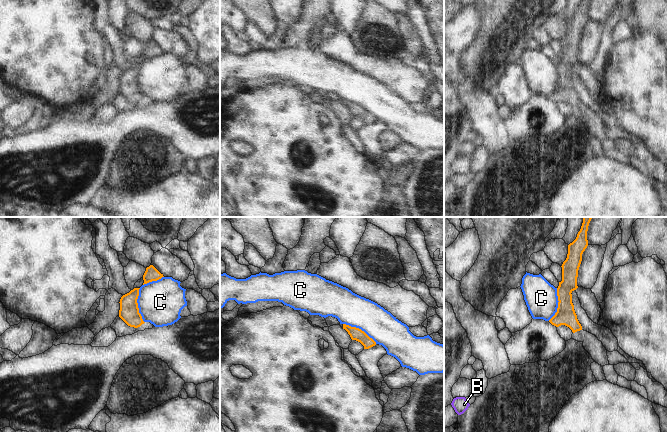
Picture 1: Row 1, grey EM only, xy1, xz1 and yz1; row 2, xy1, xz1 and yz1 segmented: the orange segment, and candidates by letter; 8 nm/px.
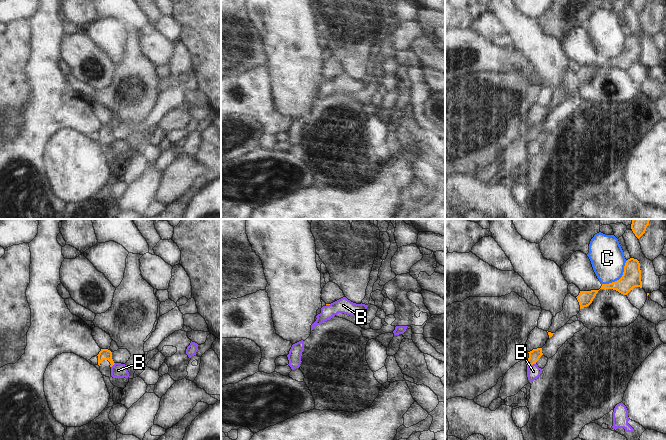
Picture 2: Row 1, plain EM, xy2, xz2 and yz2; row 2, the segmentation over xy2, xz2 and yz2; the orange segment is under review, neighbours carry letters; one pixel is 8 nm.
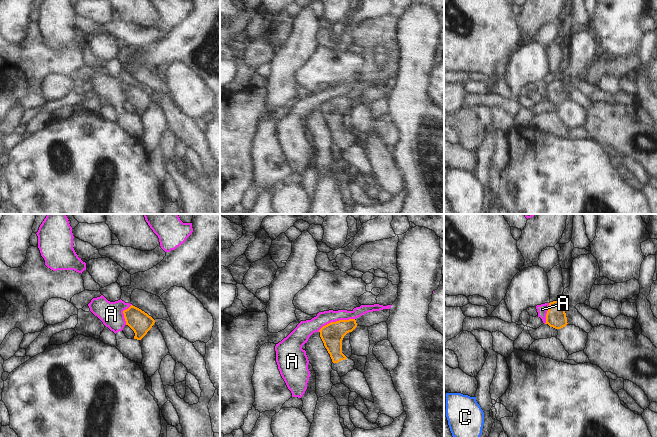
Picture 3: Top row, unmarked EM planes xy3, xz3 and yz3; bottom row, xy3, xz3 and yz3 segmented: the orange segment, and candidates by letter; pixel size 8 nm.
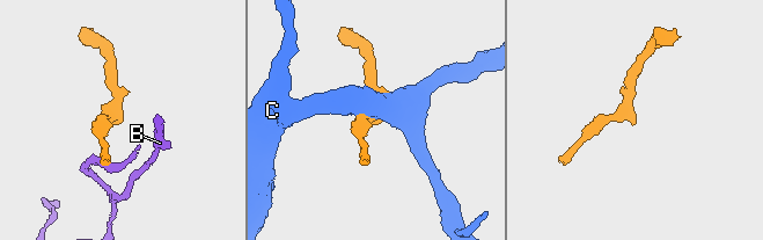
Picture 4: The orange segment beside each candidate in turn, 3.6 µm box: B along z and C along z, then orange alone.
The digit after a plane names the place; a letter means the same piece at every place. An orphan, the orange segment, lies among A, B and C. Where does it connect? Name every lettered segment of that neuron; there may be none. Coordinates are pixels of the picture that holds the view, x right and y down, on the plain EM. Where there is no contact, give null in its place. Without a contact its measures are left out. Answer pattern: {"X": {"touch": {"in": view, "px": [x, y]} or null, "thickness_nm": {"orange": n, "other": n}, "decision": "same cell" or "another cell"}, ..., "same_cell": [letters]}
{"A": {"touch": {"in": "xz3", "px": [336, 97]}, "thickness_nm": {"orange": 190, "other": 130}, "decision": "another cell"}, "B": {"touch": {"in": "yz2", "px": [531, 140]}, "thickness_nm": {"orange": 90, "other": 110}, "decision": "another cell"}, "C": {"touch": {"in": "yz2", "px": [620, 54]}, "thickness_nm": {"orange": 160, "other": 280}, "decision": "another cell"}, "same_cell": []}

